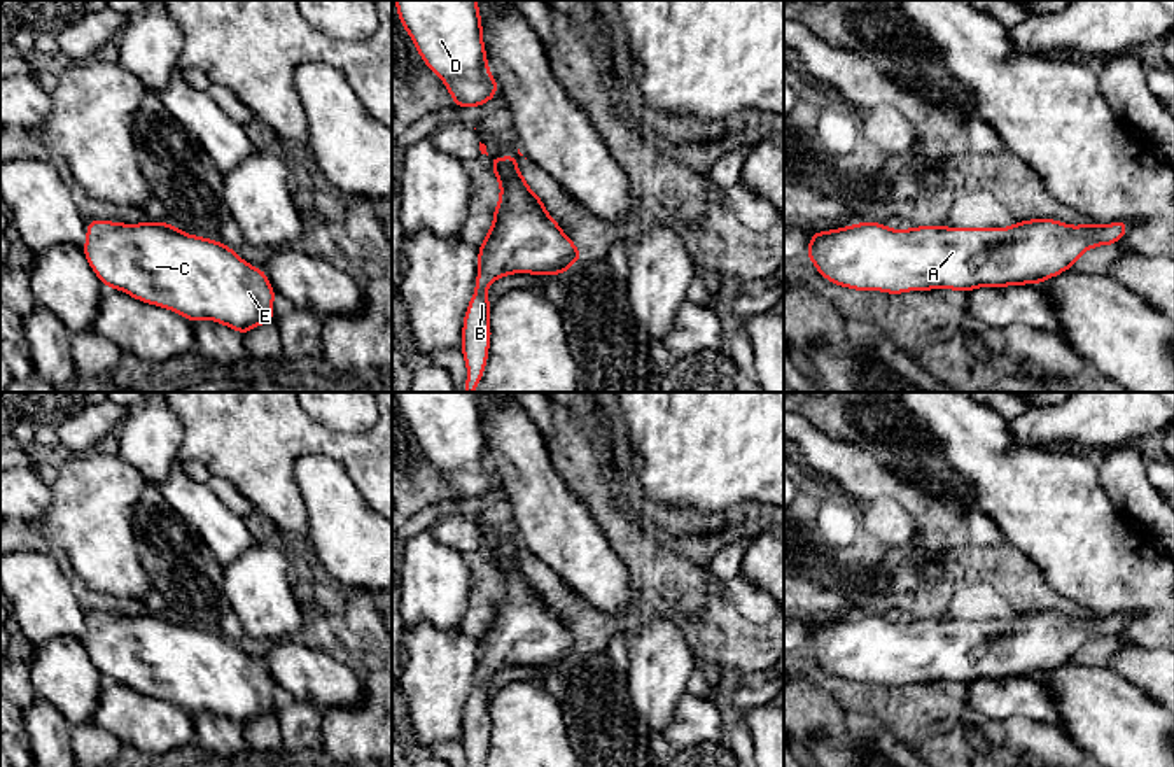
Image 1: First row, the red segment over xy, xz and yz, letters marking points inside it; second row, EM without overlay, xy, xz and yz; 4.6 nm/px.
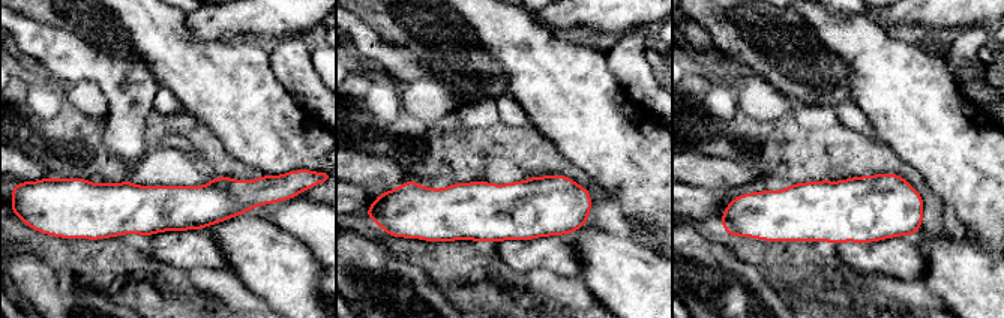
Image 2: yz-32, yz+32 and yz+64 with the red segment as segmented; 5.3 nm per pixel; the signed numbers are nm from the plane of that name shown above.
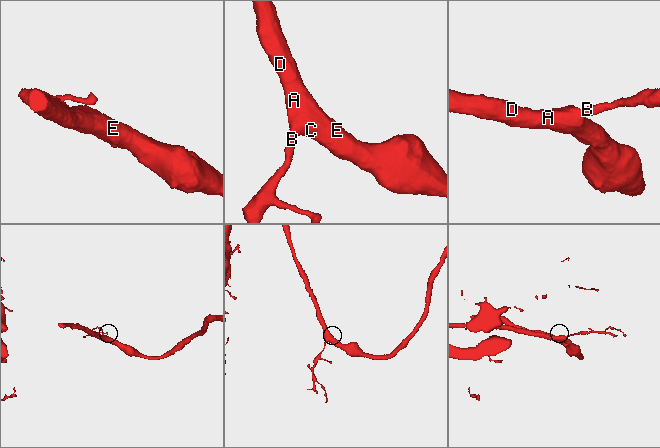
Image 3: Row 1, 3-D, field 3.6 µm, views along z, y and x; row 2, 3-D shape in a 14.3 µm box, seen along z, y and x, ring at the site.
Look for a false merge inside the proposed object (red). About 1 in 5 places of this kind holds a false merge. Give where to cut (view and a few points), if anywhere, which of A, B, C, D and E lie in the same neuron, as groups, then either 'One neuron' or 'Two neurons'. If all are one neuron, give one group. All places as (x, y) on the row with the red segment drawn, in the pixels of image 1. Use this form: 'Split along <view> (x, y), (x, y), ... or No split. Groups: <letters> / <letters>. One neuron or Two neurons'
No split. Groups: A B C D E. One neuron

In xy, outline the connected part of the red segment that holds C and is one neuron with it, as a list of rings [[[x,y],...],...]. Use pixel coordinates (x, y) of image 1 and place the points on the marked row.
[[[105,219],[86,221],[82,252],[105,287],[119,289],[147,305],[157,305],[189,322],[208,319],[240,334],[275,322],[275,287],[262,268],[250,266],[219,240],[187,235],[170,222],[122,224]]]

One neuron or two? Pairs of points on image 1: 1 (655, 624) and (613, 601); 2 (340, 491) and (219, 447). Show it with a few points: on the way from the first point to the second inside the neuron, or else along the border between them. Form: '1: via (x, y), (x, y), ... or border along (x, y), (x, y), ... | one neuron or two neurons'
1: border along (653, 603), (644, 610) | two neurons
2: border along (324, 454), (303, 454), (294, 463), (305, 515) | two neurons

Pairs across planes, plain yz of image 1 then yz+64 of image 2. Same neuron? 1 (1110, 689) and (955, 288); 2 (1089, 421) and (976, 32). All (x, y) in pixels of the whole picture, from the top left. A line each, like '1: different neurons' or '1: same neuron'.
1: same neuron
2: different neurons

